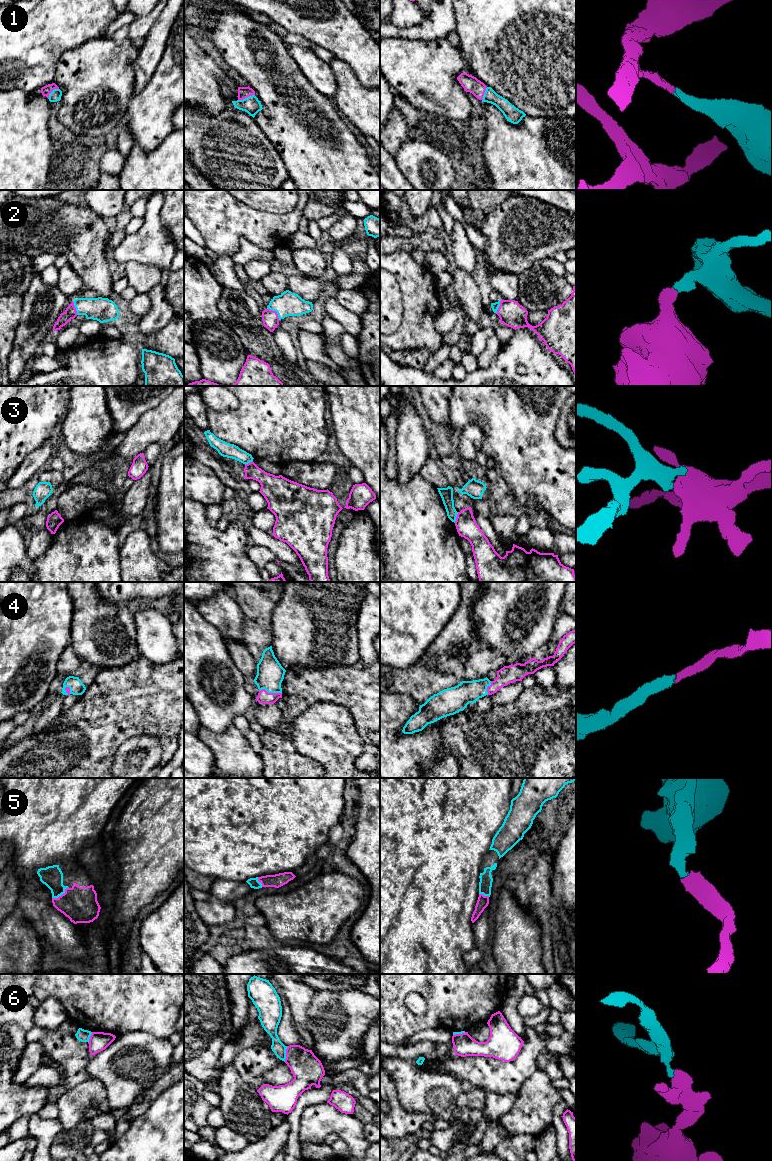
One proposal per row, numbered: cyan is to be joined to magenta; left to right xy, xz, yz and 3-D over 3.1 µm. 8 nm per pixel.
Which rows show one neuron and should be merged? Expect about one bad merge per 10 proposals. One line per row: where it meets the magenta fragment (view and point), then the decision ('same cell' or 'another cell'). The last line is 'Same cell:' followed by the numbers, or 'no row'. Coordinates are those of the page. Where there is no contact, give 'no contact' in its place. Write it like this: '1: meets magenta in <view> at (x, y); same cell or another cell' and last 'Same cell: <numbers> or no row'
1: meets magenta in xz at (246, 97); same cell
2: meets magenta in xz at (276, 312); same cell
3: meets magenta in yz at (456, 517); another cell
4: meets magenta in xz at (270, 693); same cell
5: meets magenta in xy at (62, 894); same cell
6: meets magenta in xz at (286, 1054); another cell
Same cell: 1, 2, 4, 5

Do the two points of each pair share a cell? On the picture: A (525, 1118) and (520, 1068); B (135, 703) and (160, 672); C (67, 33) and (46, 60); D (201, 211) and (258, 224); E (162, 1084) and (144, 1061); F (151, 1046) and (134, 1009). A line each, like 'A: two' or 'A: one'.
A: two
B: one
C: one
D: one
E: two
F: two

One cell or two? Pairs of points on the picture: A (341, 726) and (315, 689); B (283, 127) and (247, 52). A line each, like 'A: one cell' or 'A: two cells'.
A: two cells
B: one cell

